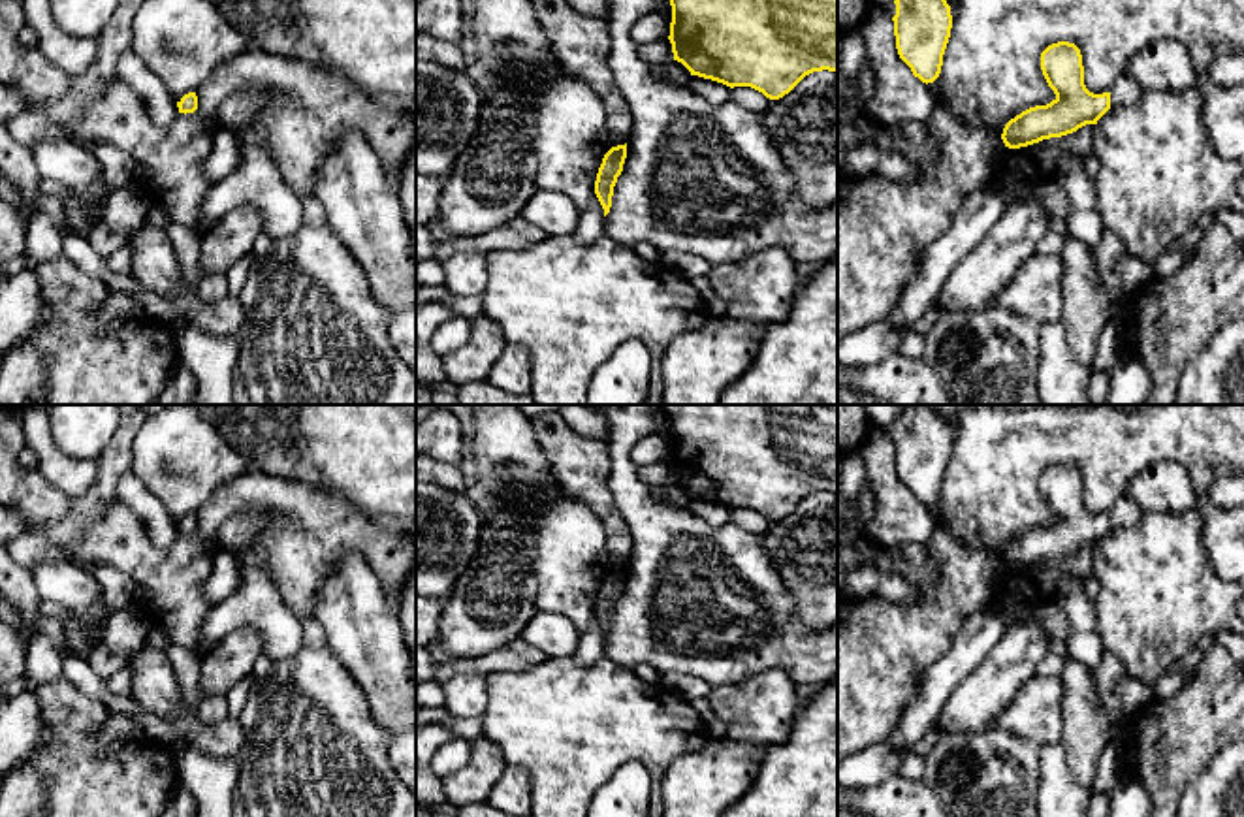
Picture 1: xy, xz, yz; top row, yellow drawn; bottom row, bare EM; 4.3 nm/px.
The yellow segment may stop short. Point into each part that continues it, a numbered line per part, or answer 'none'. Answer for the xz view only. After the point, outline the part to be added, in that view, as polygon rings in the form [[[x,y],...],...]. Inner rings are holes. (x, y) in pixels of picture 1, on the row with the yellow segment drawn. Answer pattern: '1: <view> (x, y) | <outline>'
none

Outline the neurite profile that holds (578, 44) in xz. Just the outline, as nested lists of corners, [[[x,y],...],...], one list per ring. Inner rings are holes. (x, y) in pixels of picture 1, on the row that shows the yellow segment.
[[[566,0],[531,2],[550,43],[550,68],[589,85],[604,104],[610,145],[625,145],[630,136],[632,113],[608,68],[612,49],[608,19],[585,15]]]

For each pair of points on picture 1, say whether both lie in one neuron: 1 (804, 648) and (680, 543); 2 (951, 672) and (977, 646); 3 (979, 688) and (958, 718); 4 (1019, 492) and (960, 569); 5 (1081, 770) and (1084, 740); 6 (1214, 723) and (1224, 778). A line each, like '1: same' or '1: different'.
1: same
2: same
3: same
4: different
5: same
6: different

